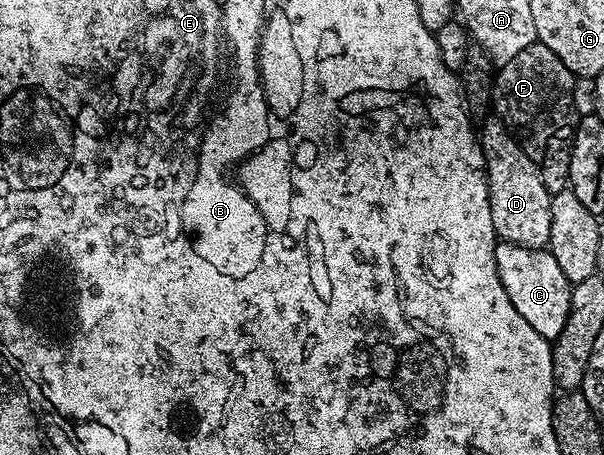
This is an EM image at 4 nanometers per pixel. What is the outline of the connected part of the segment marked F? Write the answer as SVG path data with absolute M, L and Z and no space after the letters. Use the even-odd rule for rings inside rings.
M539 41L526 45L518 57L510 57L495 72L492 84L492 102L495 118L504 122L516 136L520 148L534 161L538 177L550 193L568 187L568 170L572 156L572 137L576 133L578 116L572 103L574 76L554 52Z

